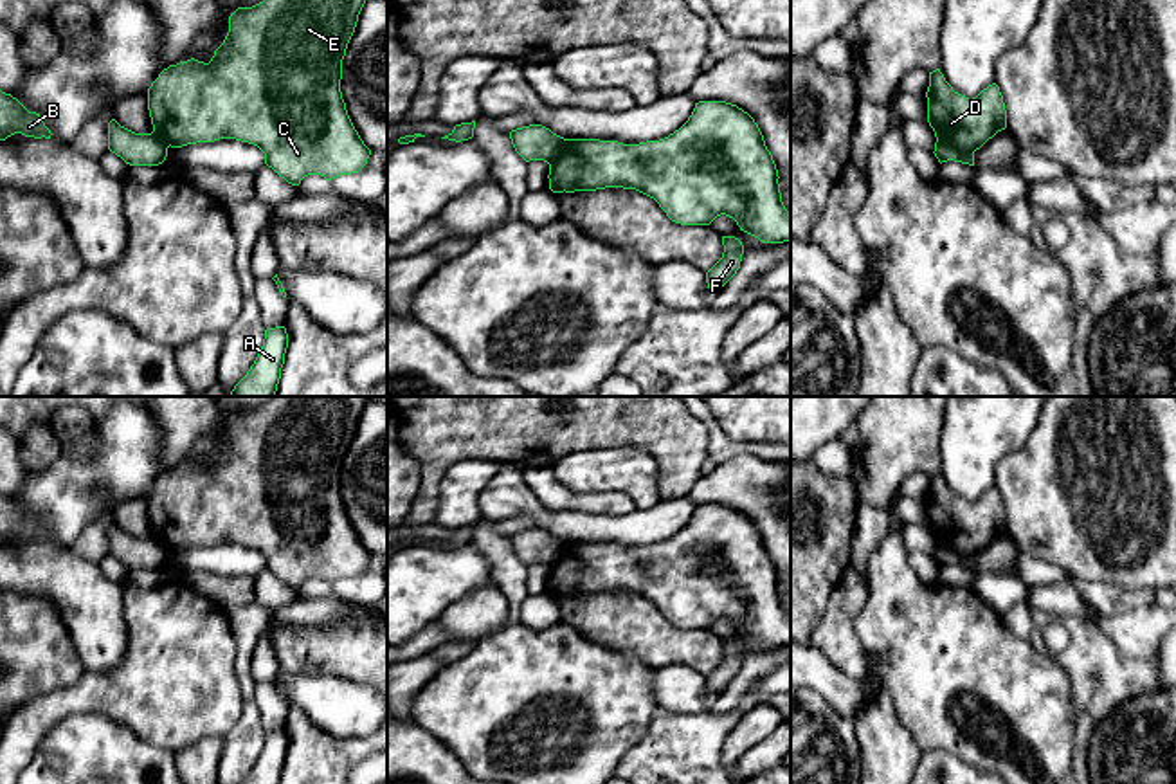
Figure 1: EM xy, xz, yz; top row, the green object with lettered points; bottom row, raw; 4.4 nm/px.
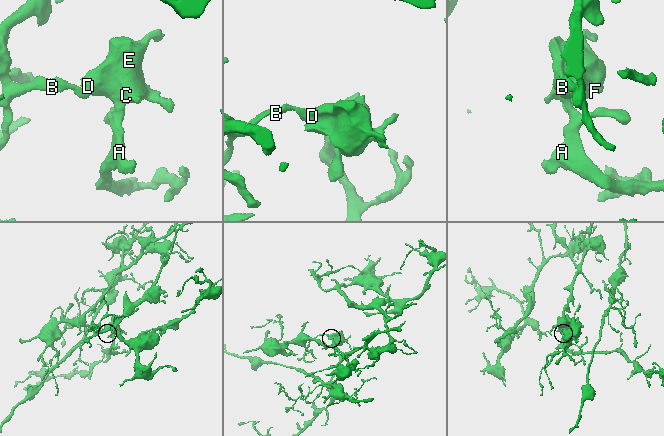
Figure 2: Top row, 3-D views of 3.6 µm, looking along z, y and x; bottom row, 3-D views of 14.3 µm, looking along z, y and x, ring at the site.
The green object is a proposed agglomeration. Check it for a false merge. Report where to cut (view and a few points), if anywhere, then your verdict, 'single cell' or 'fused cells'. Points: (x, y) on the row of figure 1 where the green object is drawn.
cut in yz along (937, 137), (973, 154); fused cells

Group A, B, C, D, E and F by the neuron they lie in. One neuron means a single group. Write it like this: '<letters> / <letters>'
A C D E F / B

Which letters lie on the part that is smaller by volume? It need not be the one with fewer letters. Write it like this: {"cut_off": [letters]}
{"cut_off": ["A", "C", "D", "E", "F"]}

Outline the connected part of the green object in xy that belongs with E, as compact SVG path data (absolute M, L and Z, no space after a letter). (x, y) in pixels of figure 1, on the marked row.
M263 0L238 7L229 16L229 32L209 63L194 58L169 65L148 88L153 132L171 148L236 139L258 146L265 164L292 186L308 175L328 182L358 173L371 155L355 130L340 92L342 59L366 0Z

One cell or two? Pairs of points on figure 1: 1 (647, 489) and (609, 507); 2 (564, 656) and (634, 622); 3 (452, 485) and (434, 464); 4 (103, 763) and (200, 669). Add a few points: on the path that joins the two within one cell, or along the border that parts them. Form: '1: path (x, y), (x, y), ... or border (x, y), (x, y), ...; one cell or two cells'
1: border (588, 491), (624, 491), (638, 507); two cells
2: border (560, 620), (591, 640), (627, 651), (633, 656); two cells
3: border (483, 458), (465, 458), (445, 471), (433, 514); two cells
4: border (96, 714), (117, 720), (144, 741), (171, 754); two cells

